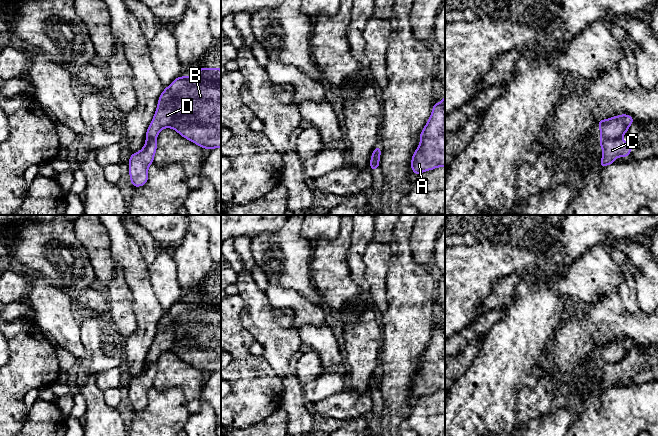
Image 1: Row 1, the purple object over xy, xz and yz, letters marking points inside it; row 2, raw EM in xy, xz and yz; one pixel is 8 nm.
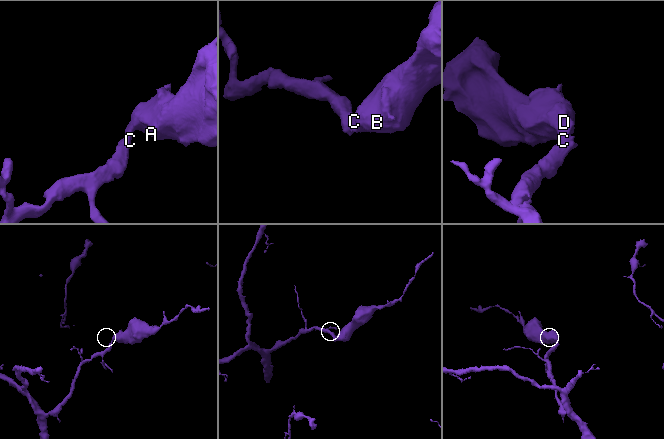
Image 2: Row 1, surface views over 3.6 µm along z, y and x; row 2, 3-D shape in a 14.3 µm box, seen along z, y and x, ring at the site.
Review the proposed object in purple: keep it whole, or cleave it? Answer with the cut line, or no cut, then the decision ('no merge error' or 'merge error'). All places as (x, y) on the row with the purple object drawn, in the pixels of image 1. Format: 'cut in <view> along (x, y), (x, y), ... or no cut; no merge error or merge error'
cut in yz along (601, 137), (609, 139), (621, 138); merge error

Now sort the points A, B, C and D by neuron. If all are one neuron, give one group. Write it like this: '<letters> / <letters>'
A B D / C

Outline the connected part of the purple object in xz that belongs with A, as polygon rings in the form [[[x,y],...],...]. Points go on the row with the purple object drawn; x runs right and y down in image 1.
[[[445,96],[440,103],[433,103],[431,116],[420,133],[420,144],[411,159],[411,169],[416,175],[437,167],[445,167]]]

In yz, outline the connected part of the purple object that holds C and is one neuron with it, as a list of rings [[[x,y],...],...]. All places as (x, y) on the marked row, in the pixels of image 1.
[[[601,138],[599,145],[602,147],[602,159],[598,165],[600,167],[613,164],[617,157],[628,157],[634,147],[634,144],[628,144],[622,138],[614,140]]]

